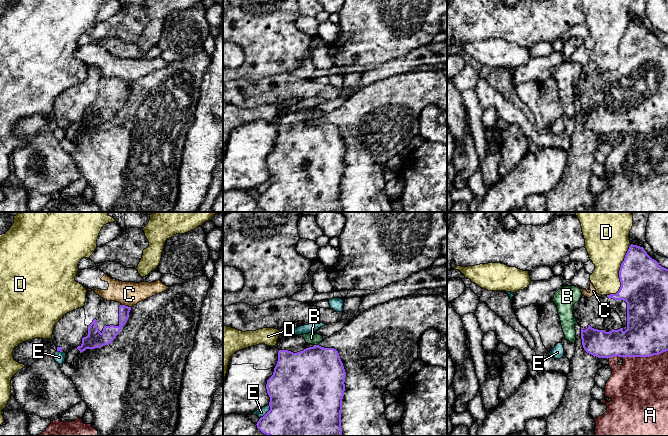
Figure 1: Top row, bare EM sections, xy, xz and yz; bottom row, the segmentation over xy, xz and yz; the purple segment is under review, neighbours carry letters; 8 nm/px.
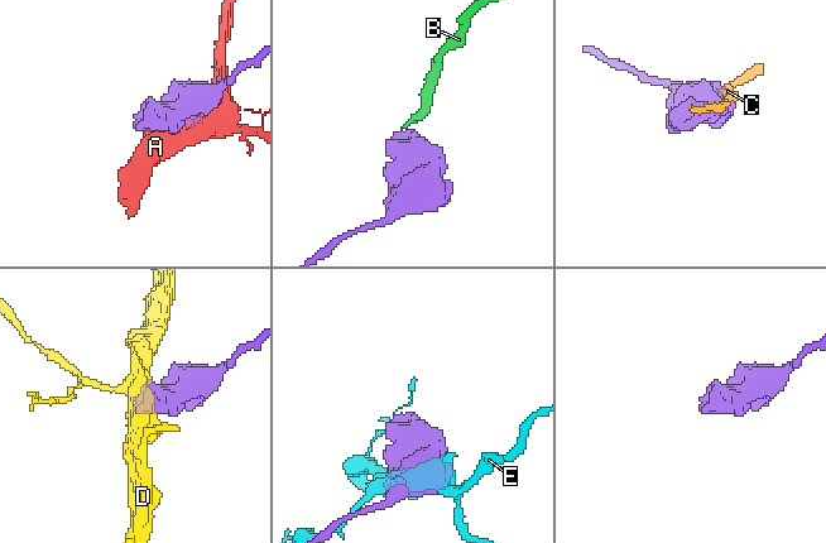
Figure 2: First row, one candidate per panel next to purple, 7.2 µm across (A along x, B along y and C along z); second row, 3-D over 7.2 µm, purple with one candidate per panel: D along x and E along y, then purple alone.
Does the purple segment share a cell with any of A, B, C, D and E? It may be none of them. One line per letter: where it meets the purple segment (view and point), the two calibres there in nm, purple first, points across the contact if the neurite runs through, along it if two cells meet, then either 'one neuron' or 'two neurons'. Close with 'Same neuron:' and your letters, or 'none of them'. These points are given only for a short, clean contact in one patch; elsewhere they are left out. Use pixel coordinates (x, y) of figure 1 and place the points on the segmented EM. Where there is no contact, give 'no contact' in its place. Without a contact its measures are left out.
A: yz (645, 356) | 340/460 nm | two neurons
B: xz (316, 345) | 460/100 nm | across xz (315, 376), (316, 345), (311, 338) | one neuron
C: xy (126, 306) | 110/190 nm | two neurons
D: yz (619, 273) | 380/320 nm | two neurons
E: xz (267, 412) | 480/70 nm | two neurons
Same neuron: B

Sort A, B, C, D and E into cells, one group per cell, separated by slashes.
A / B / C / D / E

